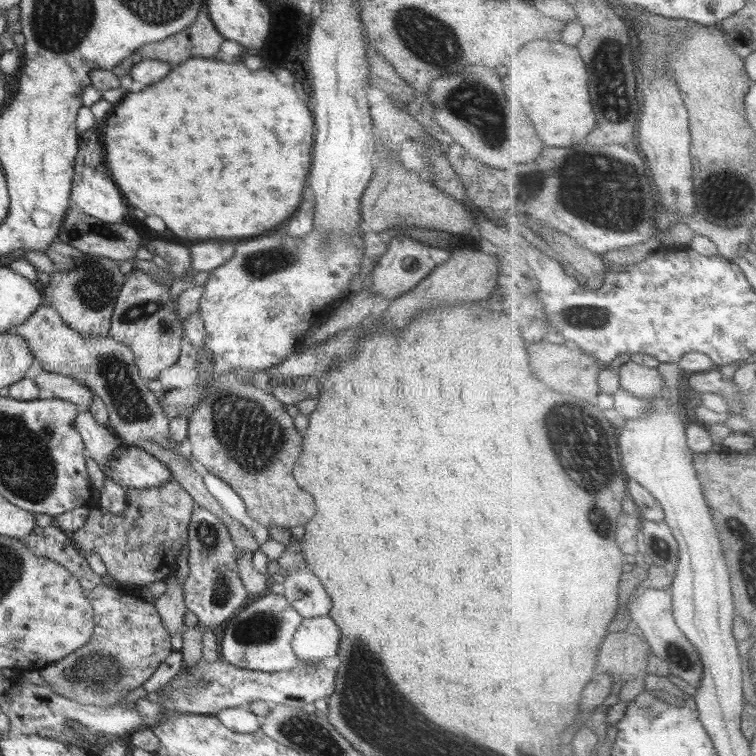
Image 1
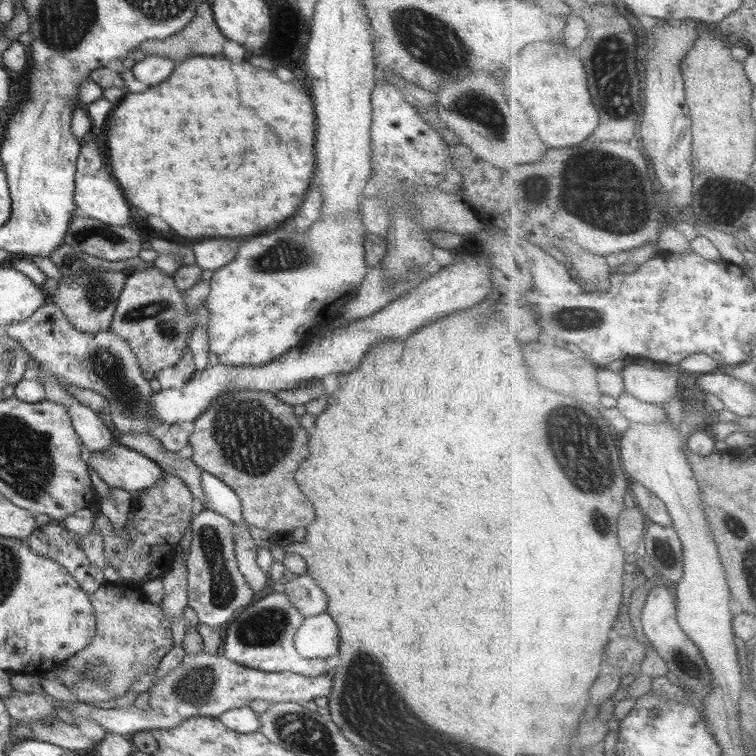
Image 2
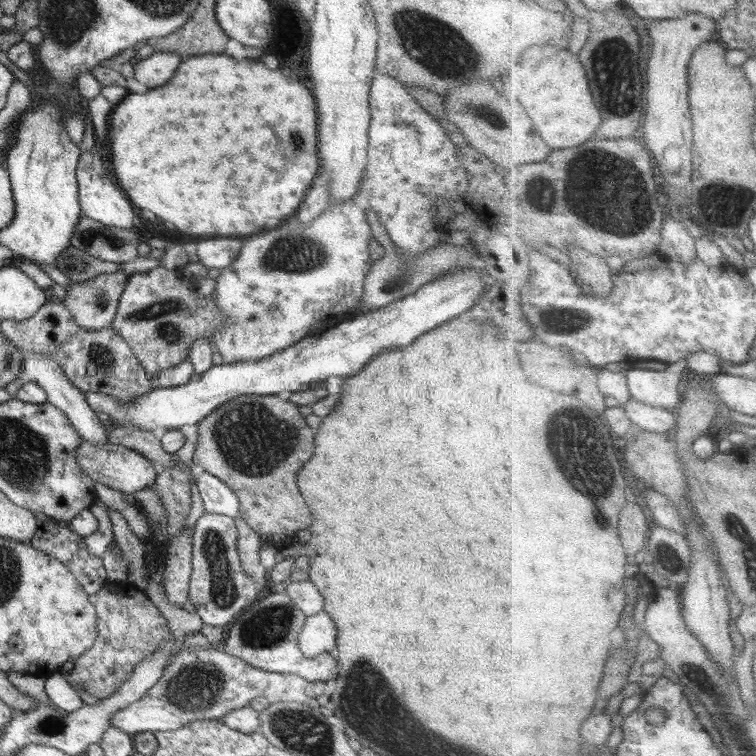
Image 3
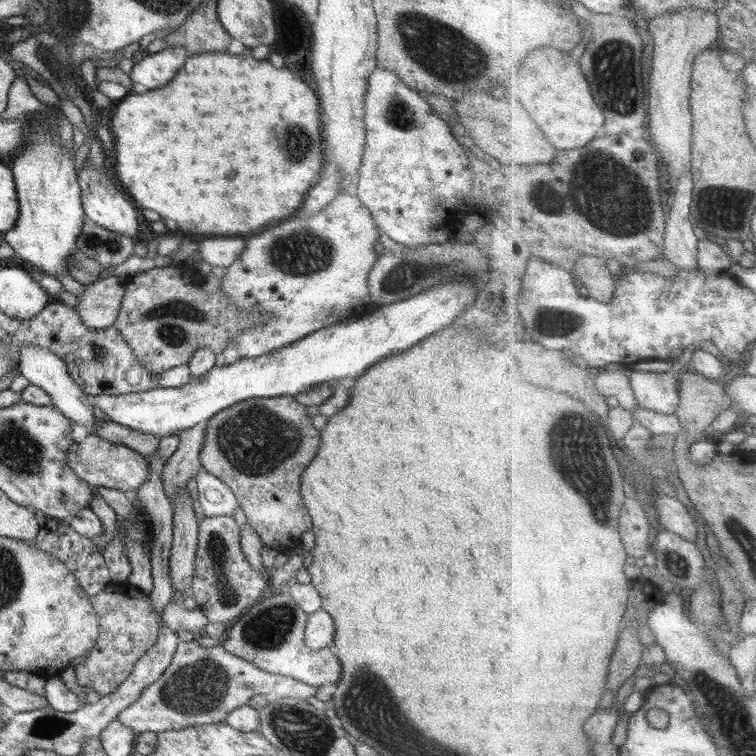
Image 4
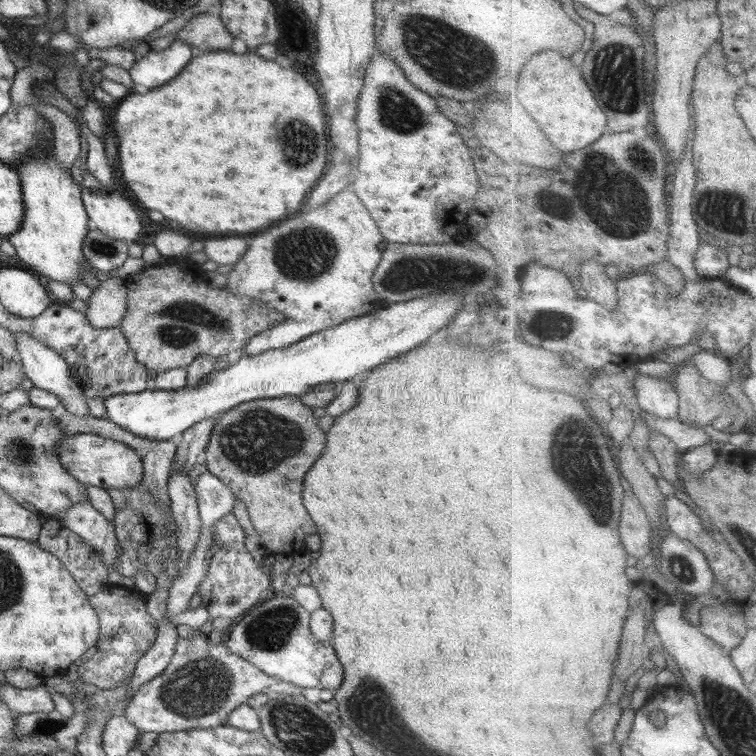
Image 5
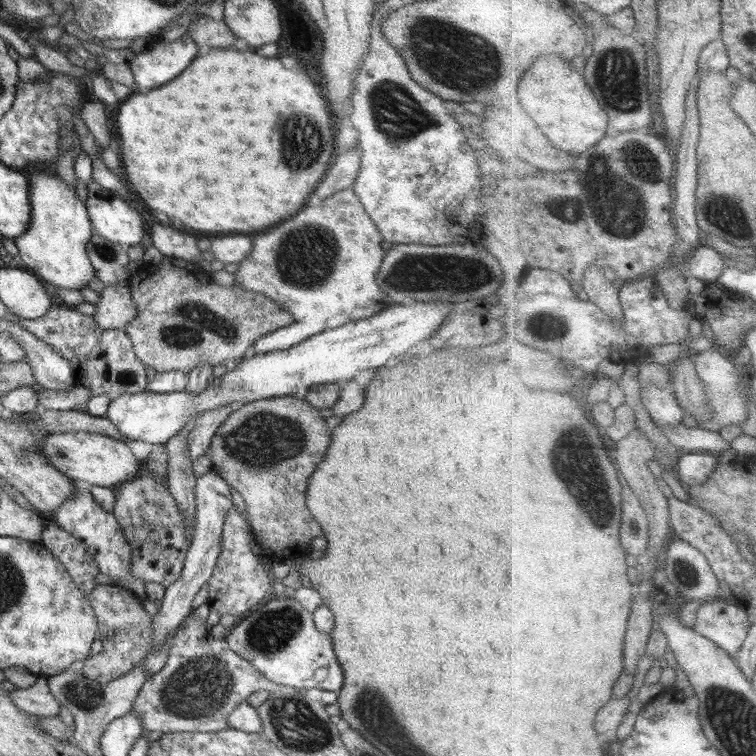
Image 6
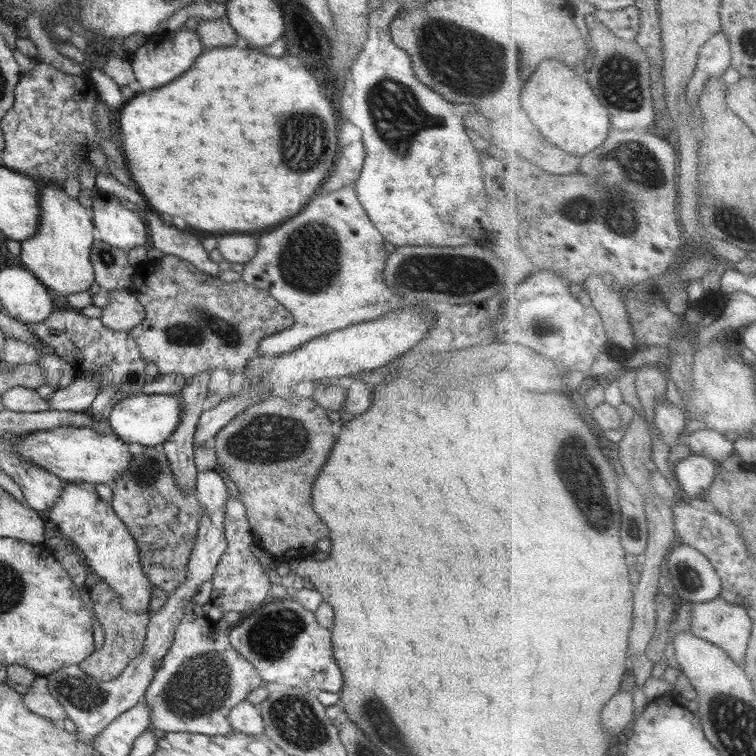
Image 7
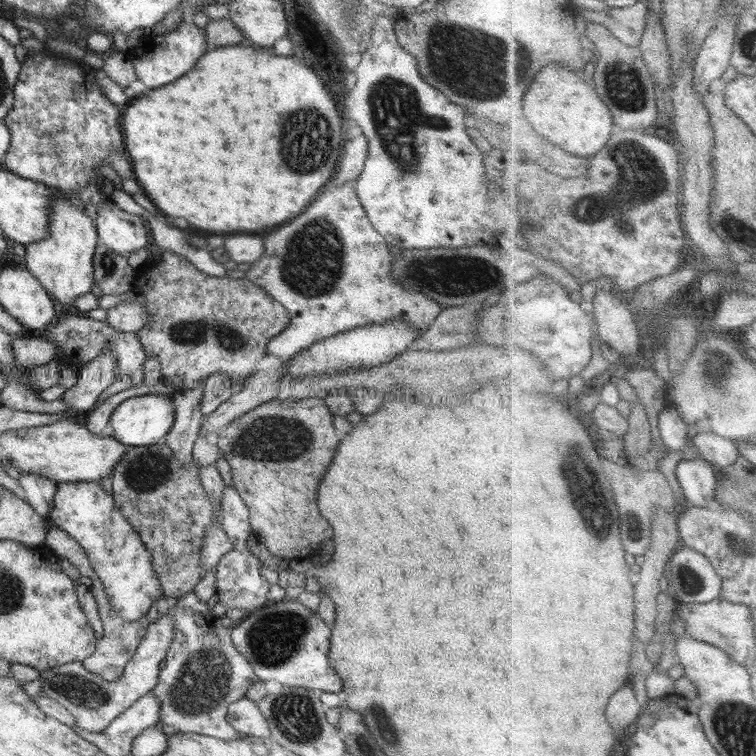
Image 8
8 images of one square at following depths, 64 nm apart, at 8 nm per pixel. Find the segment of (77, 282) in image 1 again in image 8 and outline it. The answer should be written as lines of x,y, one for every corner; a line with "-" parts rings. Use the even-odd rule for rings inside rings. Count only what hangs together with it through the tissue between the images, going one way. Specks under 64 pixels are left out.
122,299
120,304
107,310
105,321
114,330
137,333
149,321
149,314
136,301

